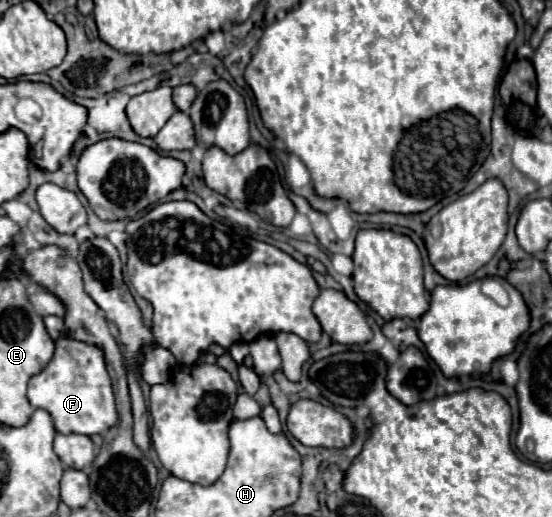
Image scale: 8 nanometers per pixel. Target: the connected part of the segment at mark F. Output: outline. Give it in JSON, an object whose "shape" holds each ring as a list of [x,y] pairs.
{"shape":[[[62,334],[56,340],[54,356],[46,364],[46,368],[30,378],[28,400],[34,408],[50,412],[54,426],[60,434],[106,434],[118,422],[114,394],[102,350],[86,342],[78,342],[68,334]]]}

